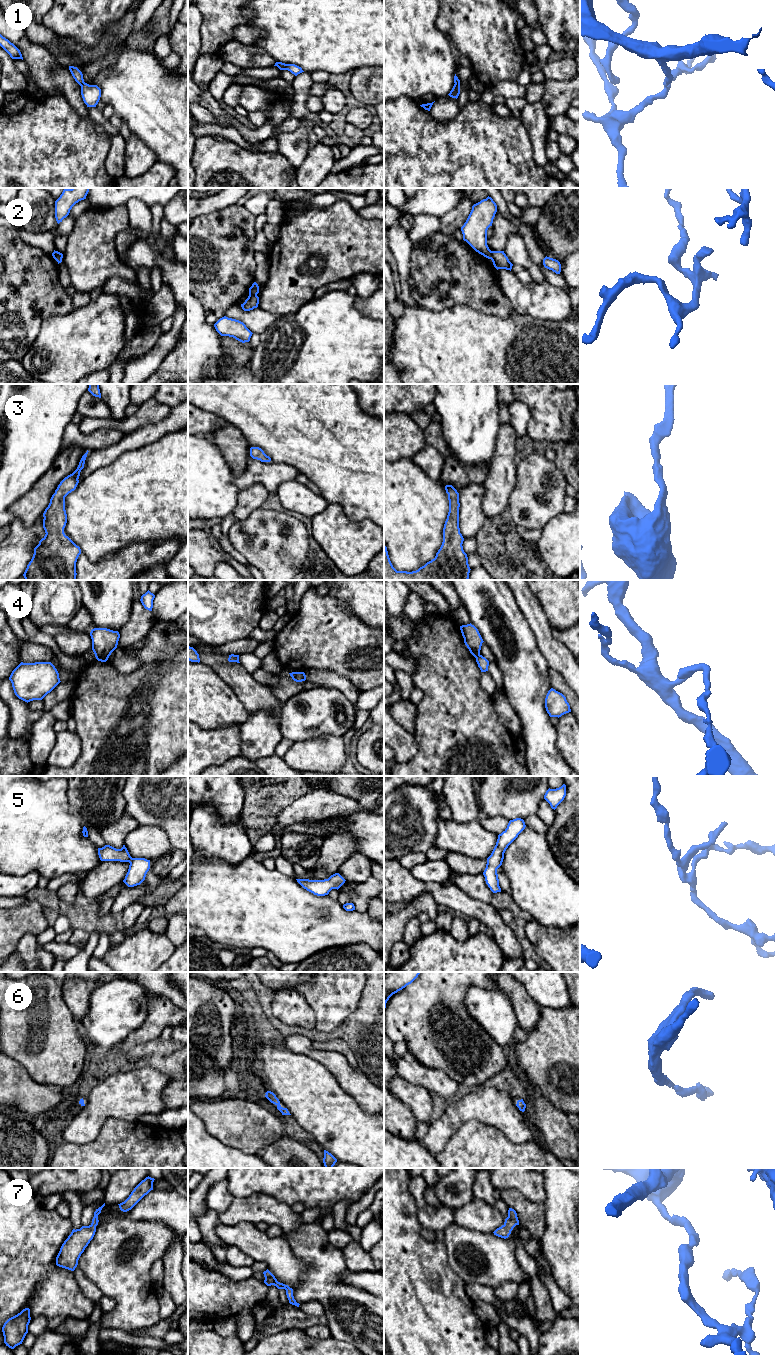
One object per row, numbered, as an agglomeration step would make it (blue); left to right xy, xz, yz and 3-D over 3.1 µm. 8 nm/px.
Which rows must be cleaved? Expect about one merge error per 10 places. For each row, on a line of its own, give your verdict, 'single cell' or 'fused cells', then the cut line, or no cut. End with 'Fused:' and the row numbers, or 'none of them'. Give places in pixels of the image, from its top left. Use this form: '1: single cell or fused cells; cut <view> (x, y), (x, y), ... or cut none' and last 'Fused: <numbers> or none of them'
1: fused cells; cut xy (84, 82), (80, 85)
2: fused cells; cut xz (249, 294), (256, 295)
3: single cell; cut none
4: fused cells; cut yz (479, 653), (475, 657)
5: single cell; cut none
6: single cell; cut none
7: single cell; cut none
Fused: 1, 2, 4

